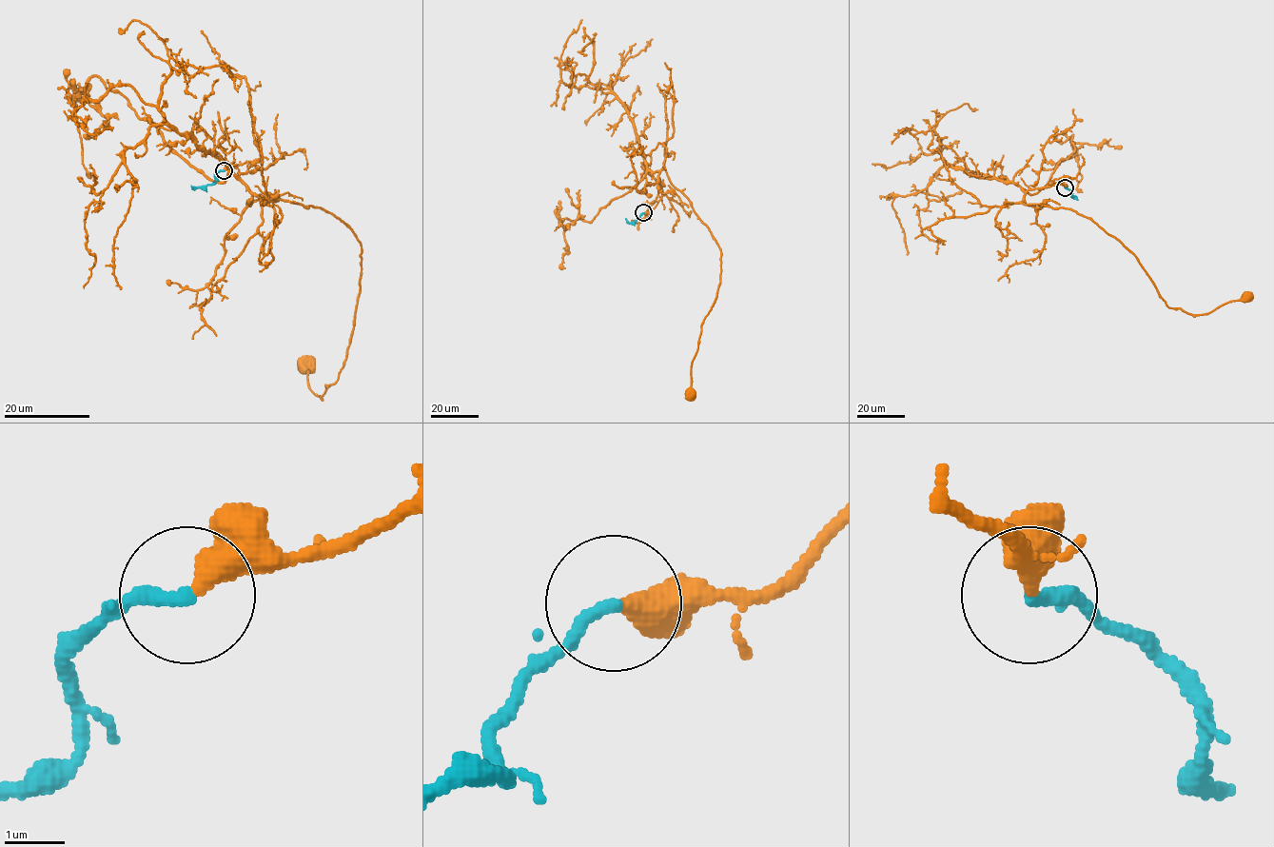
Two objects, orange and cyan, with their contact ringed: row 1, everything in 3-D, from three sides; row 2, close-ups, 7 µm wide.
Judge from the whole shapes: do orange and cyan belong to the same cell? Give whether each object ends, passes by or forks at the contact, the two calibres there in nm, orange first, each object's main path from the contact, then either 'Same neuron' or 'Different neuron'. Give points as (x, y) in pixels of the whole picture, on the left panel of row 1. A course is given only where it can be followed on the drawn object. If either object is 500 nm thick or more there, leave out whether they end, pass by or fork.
At the ring orange ends. At the ring cyan ends. Thickness 440 nm (orange) against 240 nm. Course of orange: (224, 170), (252, 162), (239, 175), (249, 190), (322, 207), (361, 246), (345, 364), (321, 397), (305, 362). Course of cyan: (223, 170), (215, 175), (215, 182), (205, 186), (191, 186). Same neuron

